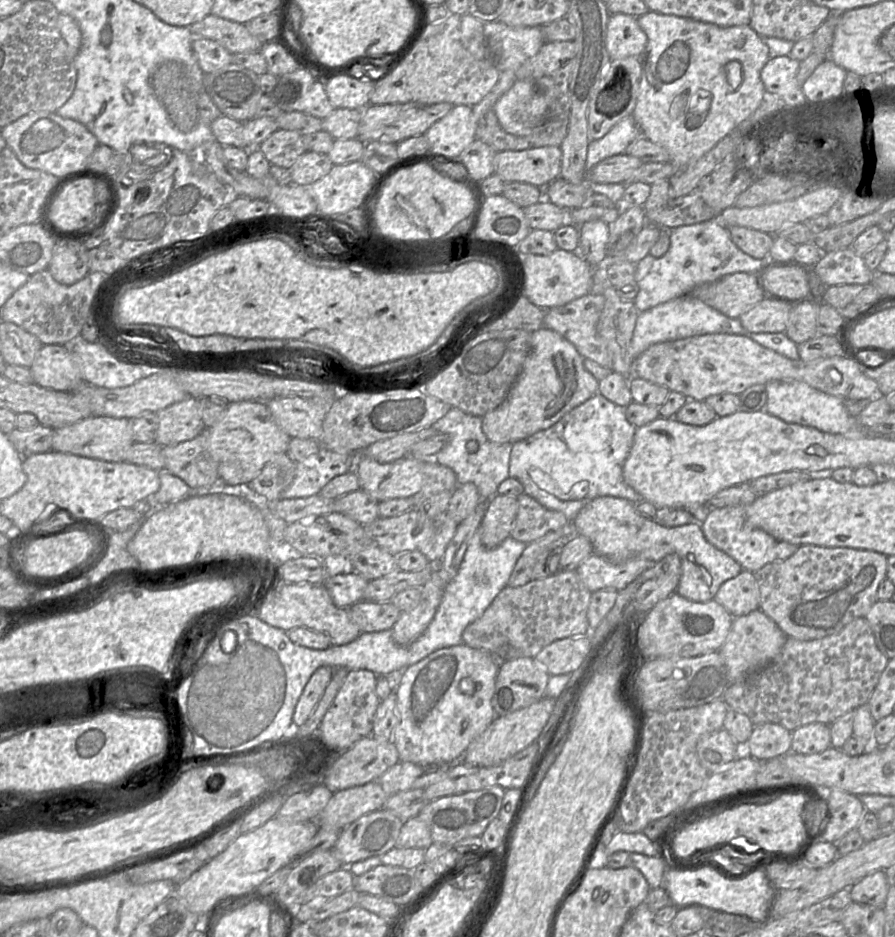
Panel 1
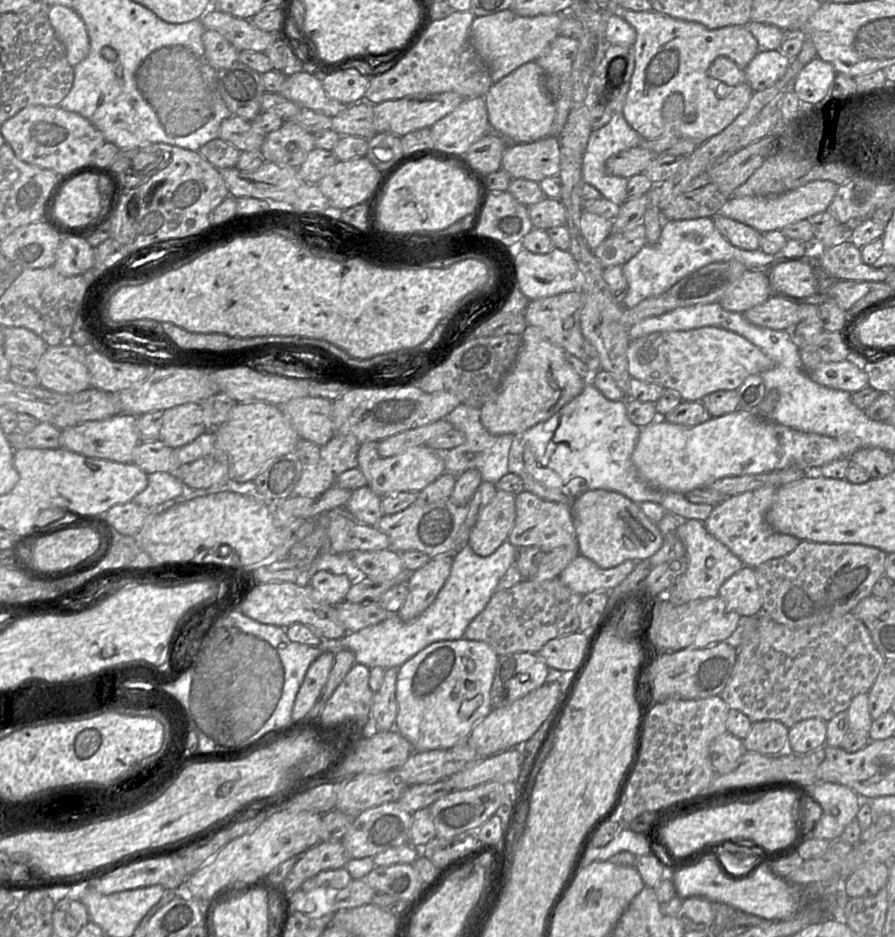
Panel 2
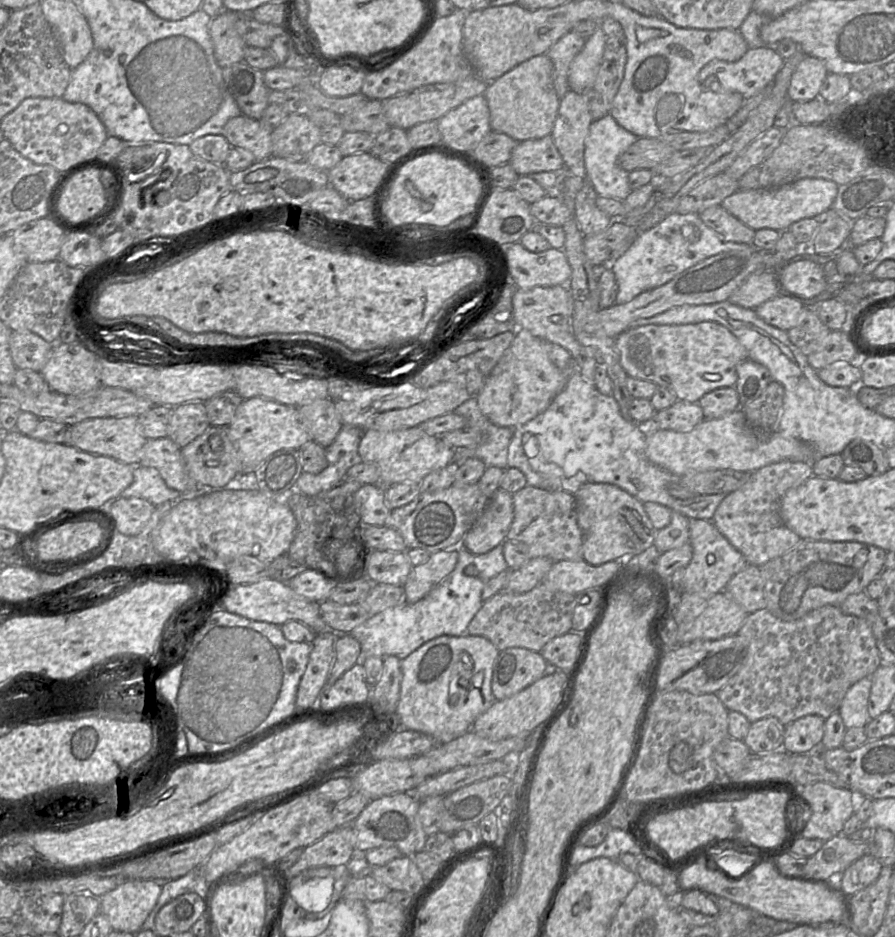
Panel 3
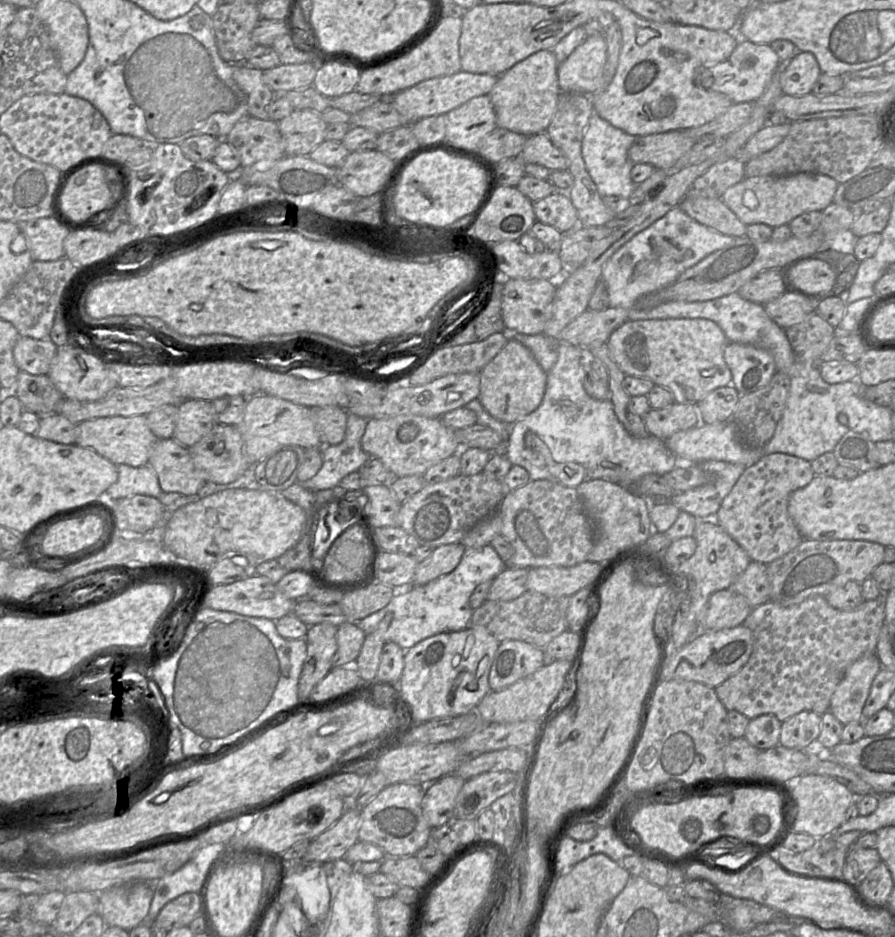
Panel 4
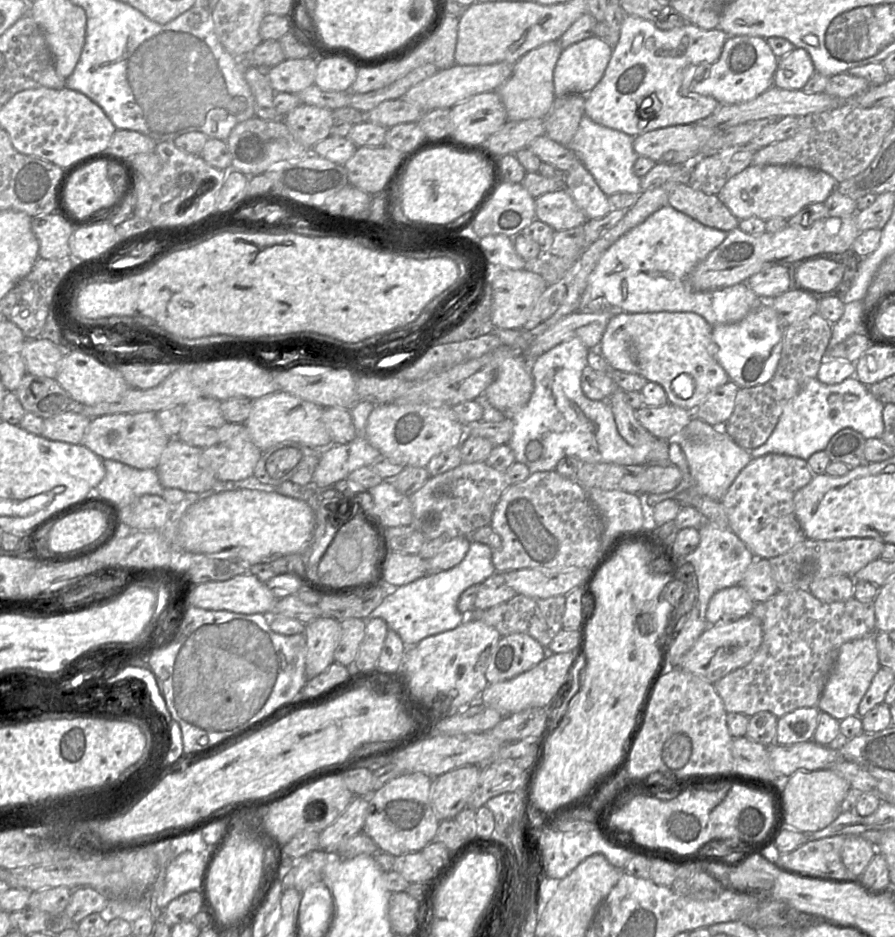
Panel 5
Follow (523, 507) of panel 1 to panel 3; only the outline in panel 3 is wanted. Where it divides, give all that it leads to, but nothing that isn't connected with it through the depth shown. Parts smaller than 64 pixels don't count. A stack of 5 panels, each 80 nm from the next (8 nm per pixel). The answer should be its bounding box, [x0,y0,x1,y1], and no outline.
[506,485,583,562]

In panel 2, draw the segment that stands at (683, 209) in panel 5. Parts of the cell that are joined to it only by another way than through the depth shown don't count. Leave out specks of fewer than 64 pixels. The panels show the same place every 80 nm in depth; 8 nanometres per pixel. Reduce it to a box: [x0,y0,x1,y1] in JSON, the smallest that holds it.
[712,214,761,250]

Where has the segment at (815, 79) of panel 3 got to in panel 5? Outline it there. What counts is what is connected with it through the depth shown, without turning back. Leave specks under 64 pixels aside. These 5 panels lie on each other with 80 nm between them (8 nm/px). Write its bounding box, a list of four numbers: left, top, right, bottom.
[773,48,815,90]

